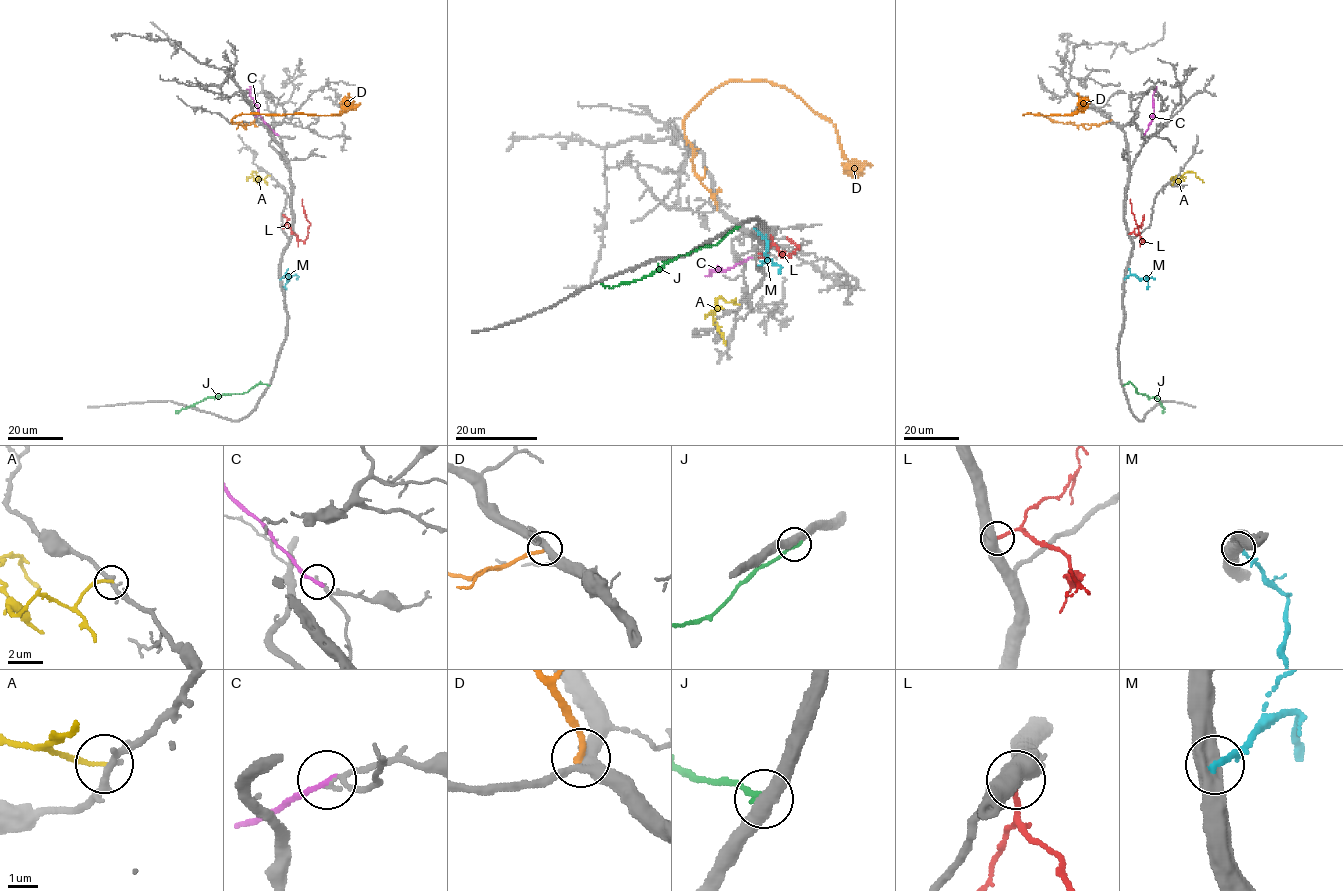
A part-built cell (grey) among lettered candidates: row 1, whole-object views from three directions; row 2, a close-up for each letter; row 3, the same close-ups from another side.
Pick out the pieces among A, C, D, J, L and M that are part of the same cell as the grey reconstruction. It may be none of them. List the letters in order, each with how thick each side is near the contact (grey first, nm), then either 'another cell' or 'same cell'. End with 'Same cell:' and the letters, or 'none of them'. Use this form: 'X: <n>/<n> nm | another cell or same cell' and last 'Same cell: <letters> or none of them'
A: 200/160 nm | another cell
C: 110/190 nm | another cell
D: 360/220 nm | another cell
J: 480/280 nm | another cell
L: 600/190 nm | another cell
M: 600/220 nm | another cell
Same cell: none of them

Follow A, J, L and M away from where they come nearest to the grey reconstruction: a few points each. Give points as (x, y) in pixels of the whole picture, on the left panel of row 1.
A: (270, 175), (254, 180), (253, 171), (260, 182)
J: (268, 386), (258, 383), (240, 394), (208, 397), (175, 413)
L: (292, 233), (301, 241), (306, 238), (310, 223), (302, 199)
M: (281, 278), (288, 274), (288, 279), (296, 274), (297, 278)

